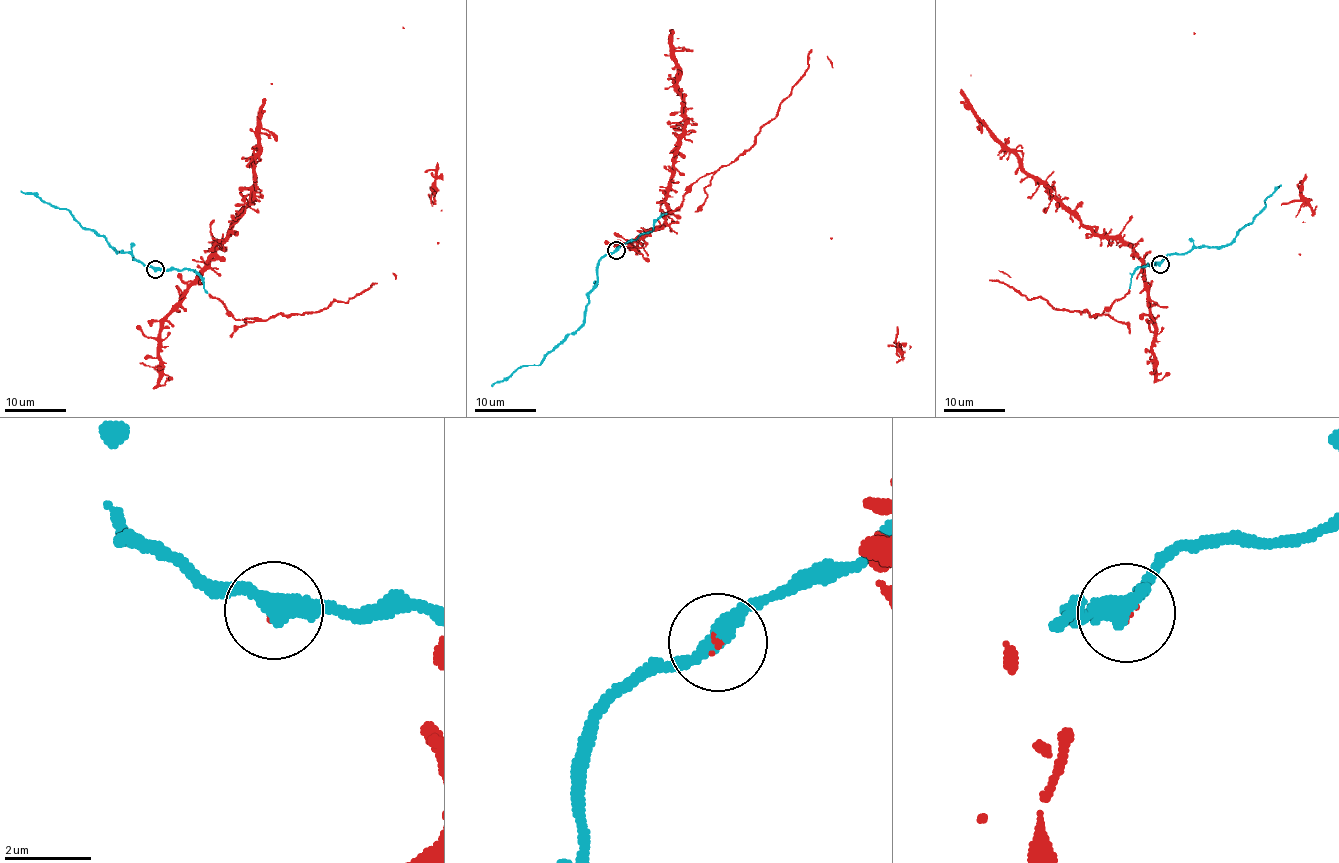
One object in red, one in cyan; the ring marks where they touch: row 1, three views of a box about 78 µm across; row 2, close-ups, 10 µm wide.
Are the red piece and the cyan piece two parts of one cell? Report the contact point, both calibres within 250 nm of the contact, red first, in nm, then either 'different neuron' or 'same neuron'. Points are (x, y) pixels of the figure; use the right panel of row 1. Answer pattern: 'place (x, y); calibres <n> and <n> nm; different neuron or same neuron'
place (1160, 264); calibres 70 and 400 nm; same neuron

